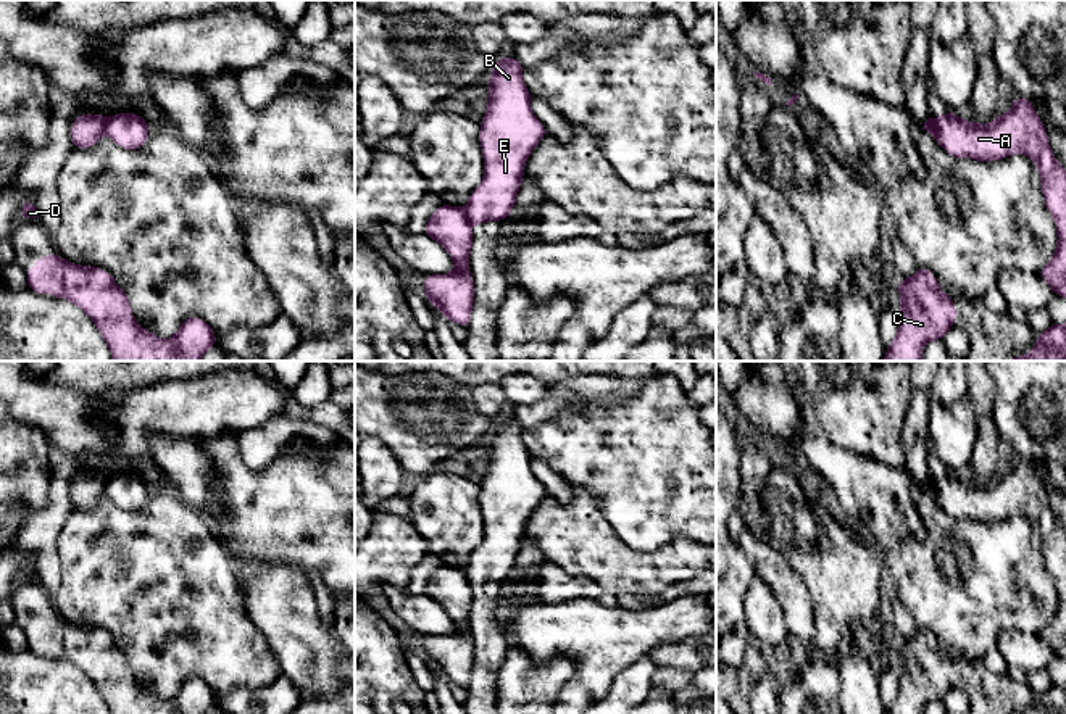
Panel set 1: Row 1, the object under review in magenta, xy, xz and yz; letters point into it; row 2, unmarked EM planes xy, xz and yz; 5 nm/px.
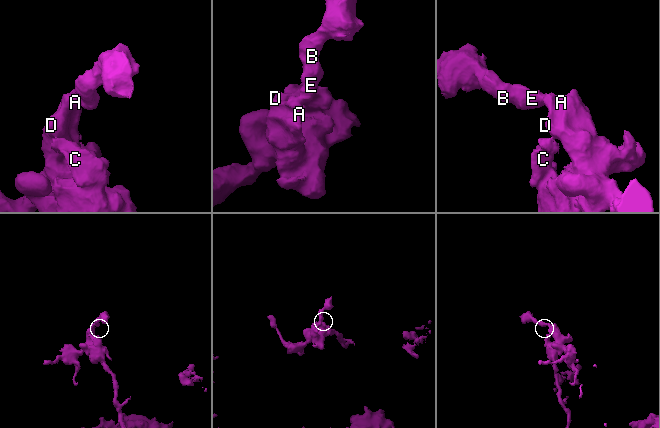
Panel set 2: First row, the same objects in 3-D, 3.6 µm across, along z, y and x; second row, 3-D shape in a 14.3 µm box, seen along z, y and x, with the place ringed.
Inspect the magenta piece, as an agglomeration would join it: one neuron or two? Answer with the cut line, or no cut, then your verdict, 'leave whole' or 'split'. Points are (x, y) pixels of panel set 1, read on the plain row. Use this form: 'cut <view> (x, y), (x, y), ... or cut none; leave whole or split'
cut xz (463, 571), (471, 582); split

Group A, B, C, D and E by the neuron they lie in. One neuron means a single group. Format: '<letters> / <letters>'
A C D / B E

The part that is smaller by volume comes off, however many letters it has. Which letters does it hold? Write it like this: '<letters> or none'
B, E

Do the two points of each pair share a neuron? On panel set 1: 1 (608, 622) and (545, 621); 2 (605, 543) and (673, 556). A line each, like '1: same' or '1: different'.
1: same
2: same

